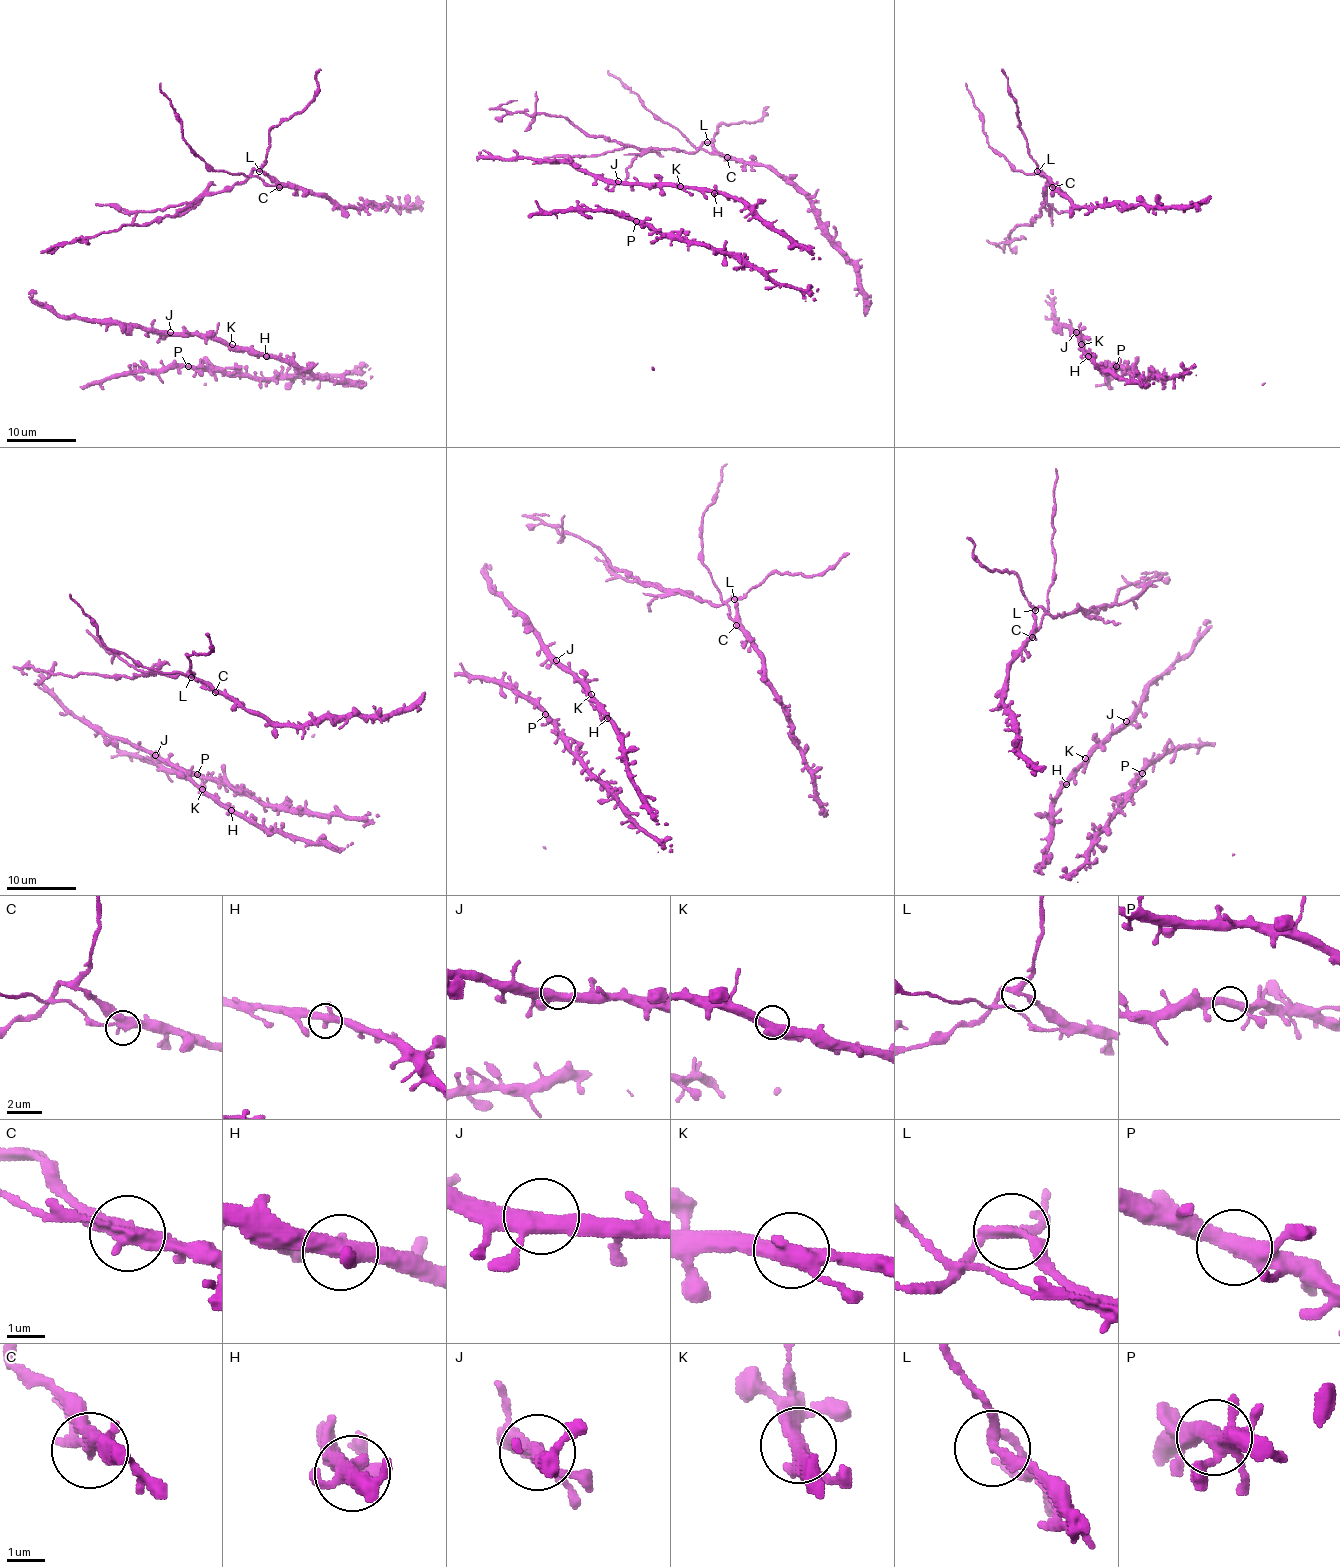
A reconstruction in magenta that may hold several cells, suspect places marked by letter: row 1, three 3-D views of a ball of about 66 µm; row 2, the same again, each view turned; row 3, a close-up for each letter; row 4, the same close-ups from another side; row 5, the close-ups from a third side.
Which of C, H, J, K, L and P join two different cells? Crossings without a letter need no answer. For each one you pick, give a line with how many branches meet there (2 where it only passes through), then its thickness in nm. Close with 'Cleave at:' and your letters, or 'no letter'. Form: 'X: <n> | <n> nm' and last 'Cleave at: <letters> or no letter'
C: 3 | 360 nm
L: 3 | 240 nm
Cleave at: C, L

